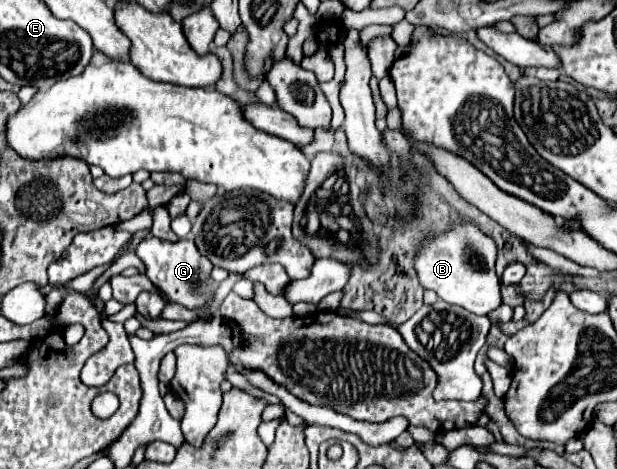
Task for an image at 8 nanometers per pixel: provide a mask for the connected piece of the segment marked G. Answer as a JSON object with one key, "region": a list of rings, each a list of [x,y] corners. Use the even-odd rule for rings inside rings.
{"region":[[[146,235],[136,247],[136,255],[144,261],[146,275],[156,287],[160,287],[160,291],[164,293],[164,297],[168,297],[170,303],[180,303],[188,309],[194,309],[206,305],[212,299],[212,263],[196,249],[190,239],[180,239],[172,243],[154,235]]]}

